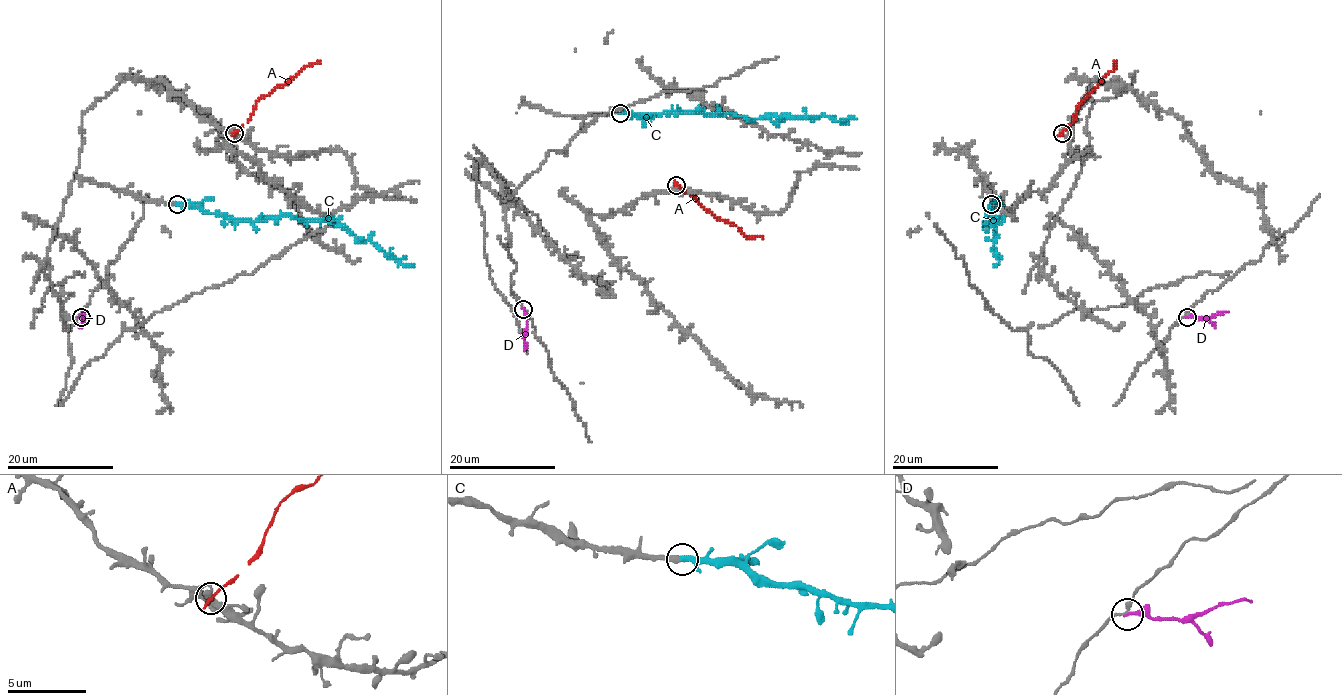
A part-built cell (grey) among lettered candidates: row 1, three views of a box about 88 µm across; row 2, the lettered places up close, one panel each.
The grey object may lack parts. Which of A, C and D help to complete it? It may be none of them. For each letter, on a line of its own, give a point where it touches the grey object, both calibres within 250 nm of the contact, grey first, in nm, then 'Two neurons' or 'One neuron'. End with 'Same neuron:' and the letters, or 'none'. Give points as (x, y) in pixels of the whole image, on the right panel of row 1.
A: Touches grey at (1062, 133). Thickness 280 nm (grey) against 240 nm. Two neurons
C: Touches grey at (991, 204). Thickness 280 nm (grey) against 240 nm. One neuron
D: Touches grey at (1187, 317). Thickness 200 nm (grey) against 240 nm. Two neurons
Same neuron: C

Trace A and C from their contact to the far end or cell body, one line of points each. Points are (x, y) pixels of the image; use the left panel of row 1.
A: (234, 133), (247, 121), (262, 97), (276, 86), (284, 85), (303, 68), (320, 60)
C: (177, 204), (196, 204), (235, 219), (263, 220), (292, 215), (330, 220), (375, 243), (398, 262), (414, 266)

